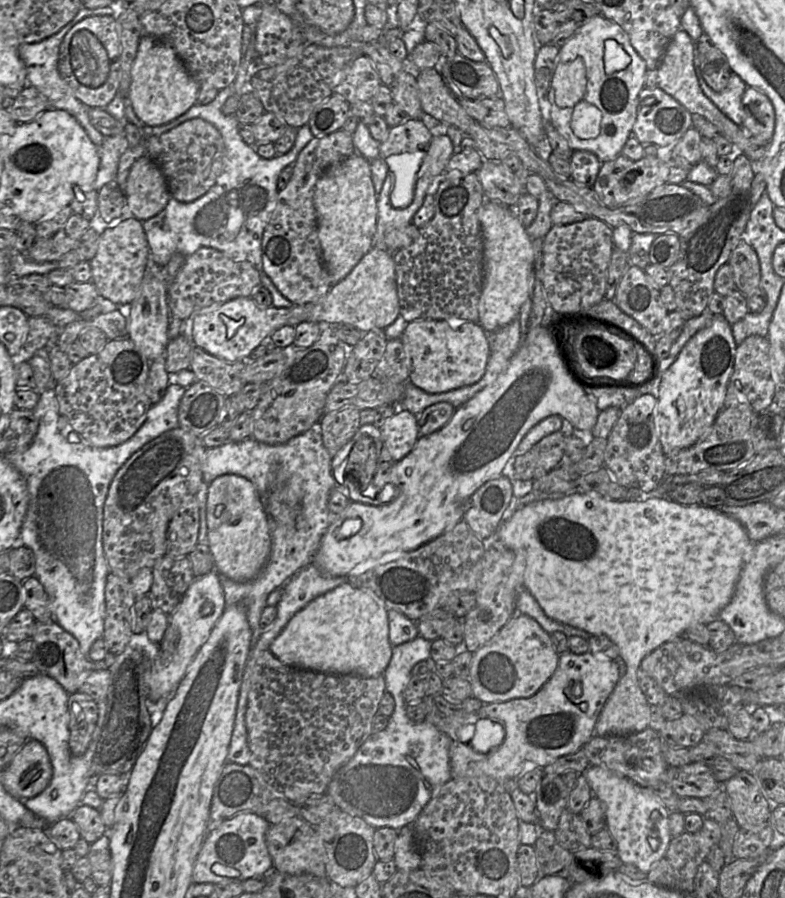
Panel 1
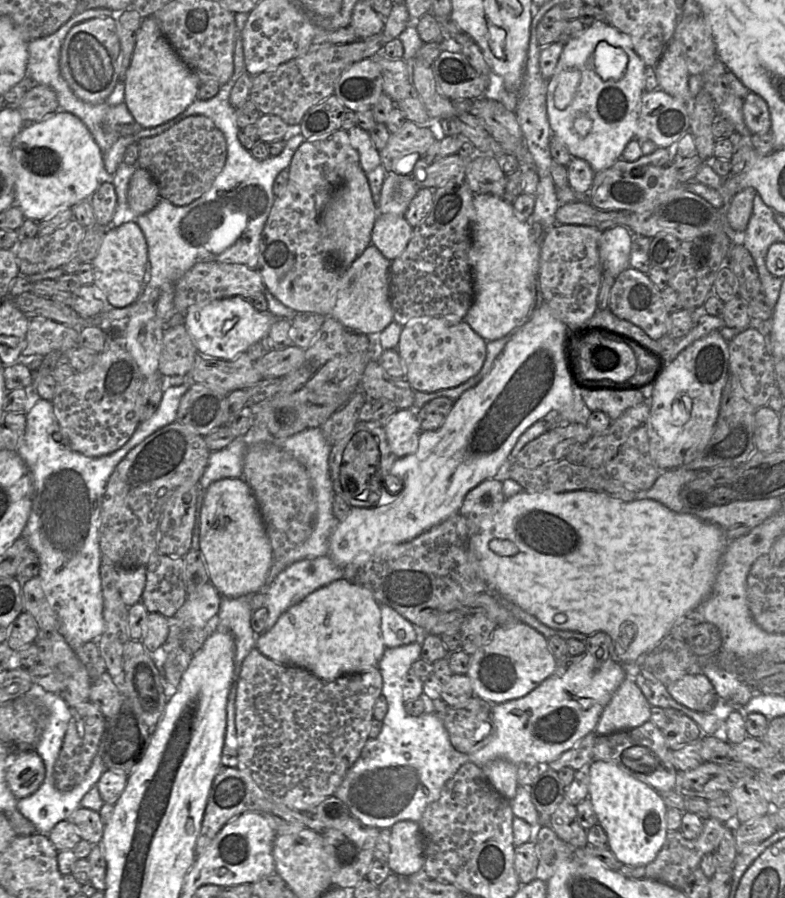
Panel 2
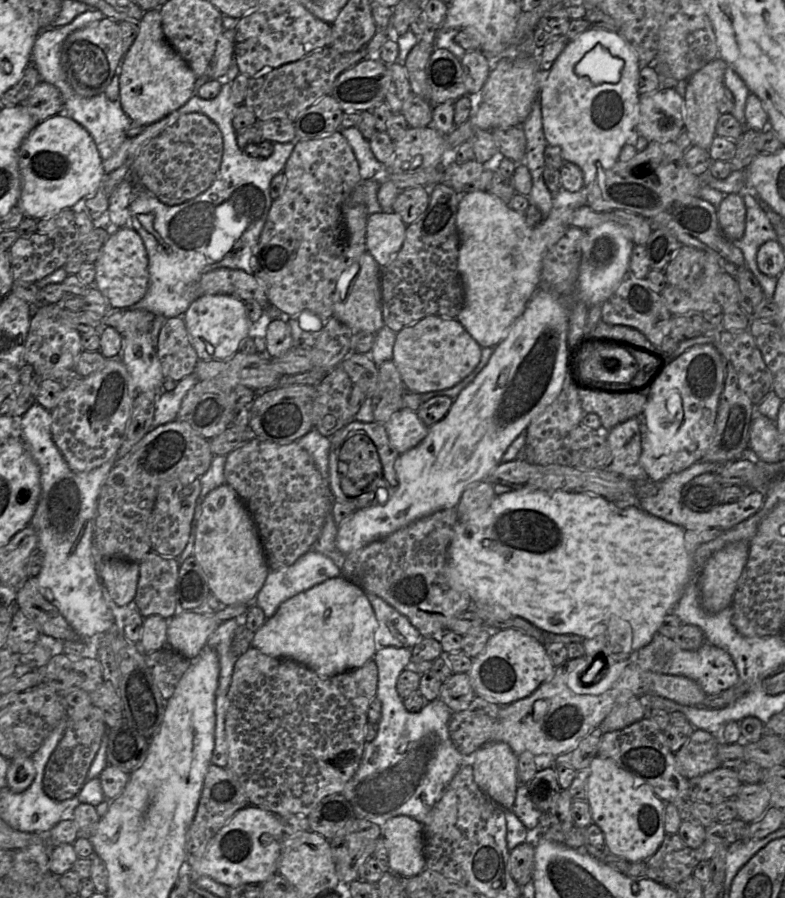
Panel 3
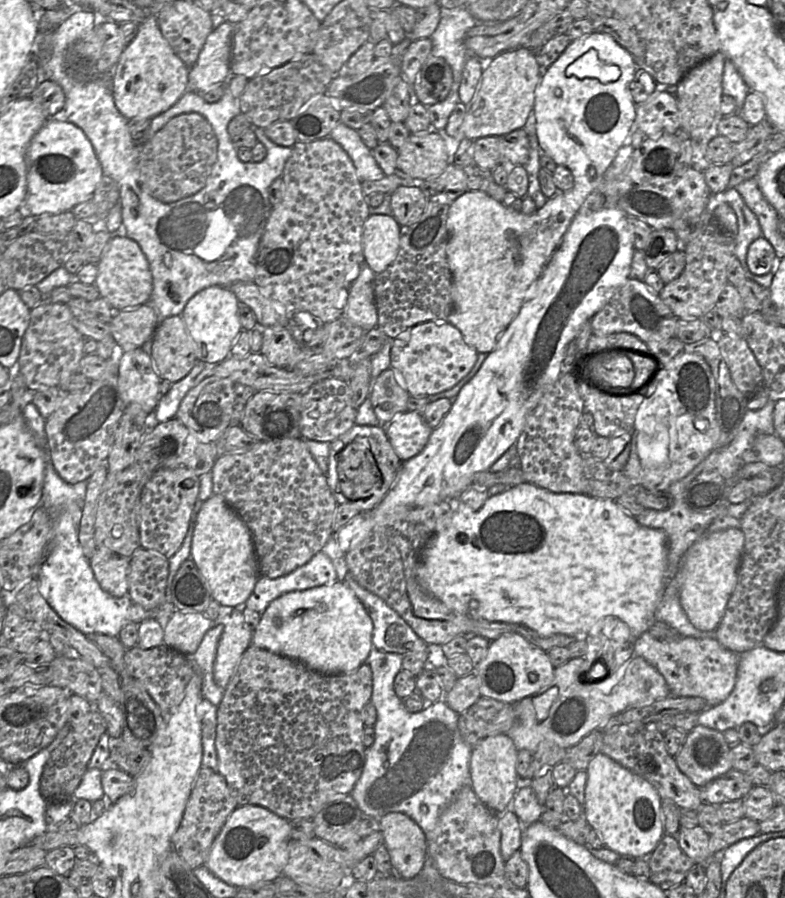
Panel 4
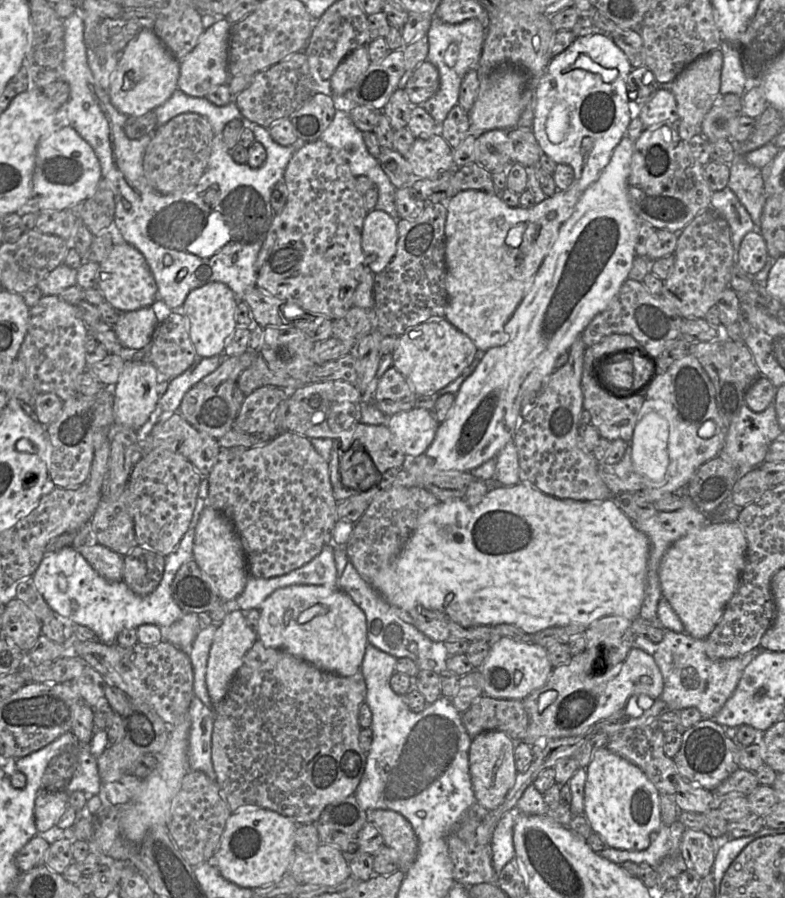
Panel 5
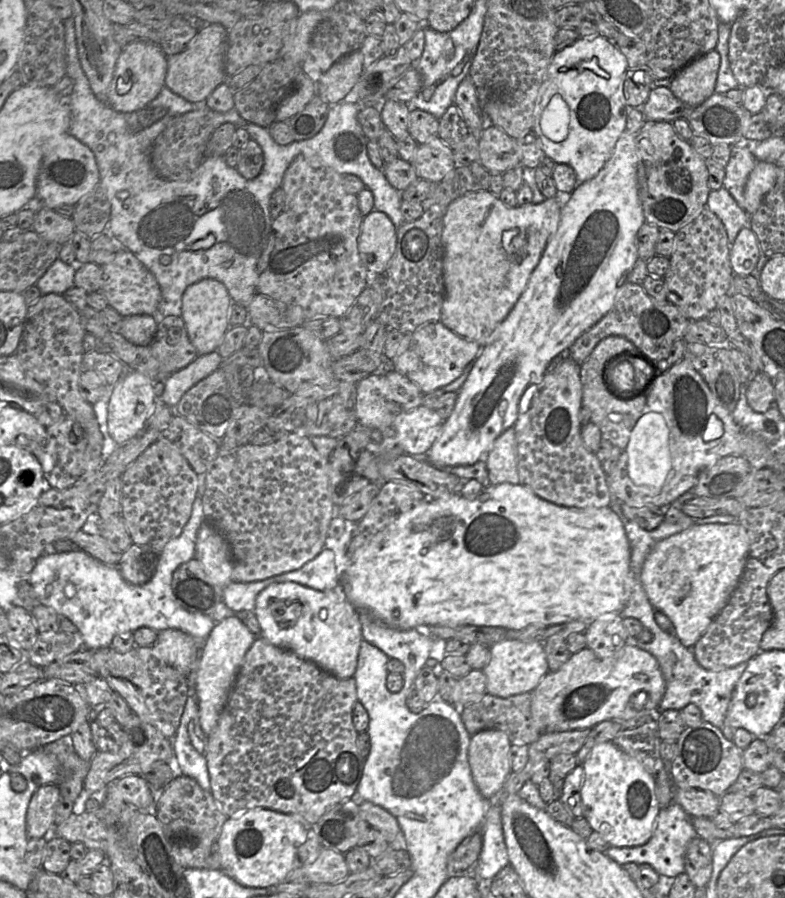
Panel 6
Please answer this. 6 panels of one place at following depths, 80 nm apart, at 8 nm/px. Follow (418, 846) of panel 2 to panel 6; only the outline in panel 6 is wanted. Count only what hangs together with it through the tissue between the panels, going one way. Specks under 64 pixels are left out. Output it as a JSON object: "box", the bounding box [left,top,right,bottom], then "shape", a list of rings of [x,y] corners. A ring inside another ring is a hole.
{"box":[359,801,406,849],"shape":[[[361,801],[359,810],[362,818],[384,835],[391,848],[406,849],[406,841],[401,827],[390,812],[369,801]]]}

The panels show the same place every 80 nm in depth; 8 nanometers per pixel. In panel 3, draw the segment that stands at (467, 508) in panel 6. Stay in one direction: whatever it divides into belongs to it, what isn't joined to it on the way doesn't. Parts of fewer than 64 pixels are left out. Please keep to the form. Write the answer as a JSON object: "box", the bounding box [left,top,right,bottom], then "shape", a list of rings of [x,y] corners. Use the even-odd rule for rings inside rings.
{"box":[445,488,694,653],"shape":[[[513,488],[510,492],[496,495],[478,517],[460,518],[448,548],[445,567],[447,581],[455,591],[467,594],[473,602],[500,605],[512,615],[527,620],[543,632],[590,638],[599,633],[607,633],[606,621],[613,616],[619,617],[626,622],[626,629],[615,627],[608,635],[608,640],[609,645],[612,645],[616,651],[624,653],[634,653],[651,642],[665,616],[672,613],[674,606],[680,600],[694,572],[692,557],[685,548],[684,530],[680,526],[653,516],[640,506],[622,508],[615,502],[596,494],[528,488]]]}

